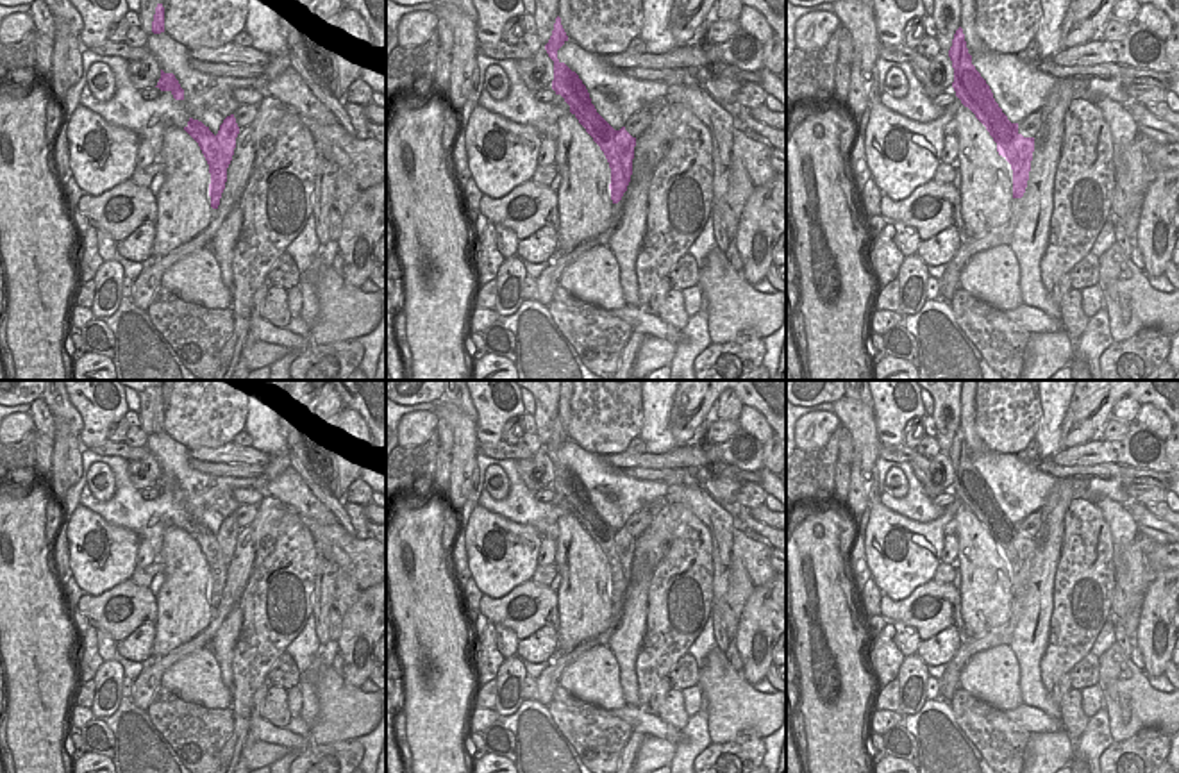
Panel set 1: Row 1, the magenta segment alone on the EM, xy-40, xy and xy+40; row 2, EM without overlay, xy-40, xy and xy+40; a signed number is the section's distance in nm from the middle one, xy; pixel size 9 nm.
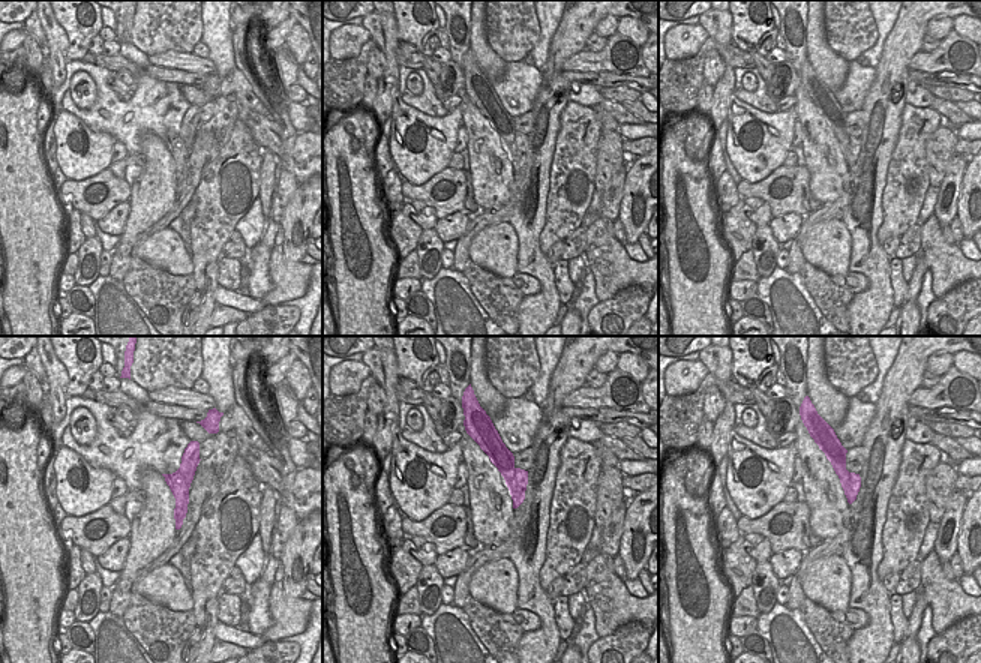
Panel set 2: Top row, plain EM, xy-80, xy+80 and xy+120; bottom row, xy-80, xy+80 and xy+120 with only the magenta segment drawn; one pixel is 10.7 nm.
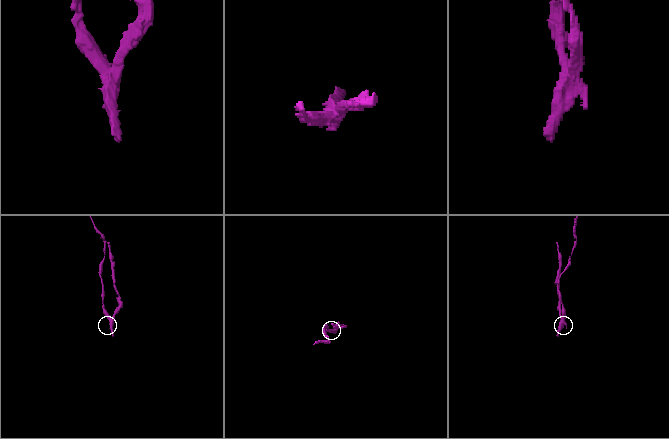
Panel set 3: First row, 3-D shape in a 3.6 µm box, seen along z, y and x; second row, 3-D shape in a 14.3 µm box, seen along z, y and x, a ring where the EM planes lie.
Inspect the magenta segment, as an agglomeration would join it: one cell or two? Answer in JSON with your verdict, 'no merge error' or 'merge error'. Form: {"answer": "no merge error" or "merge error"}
{"answer": "merge error"}

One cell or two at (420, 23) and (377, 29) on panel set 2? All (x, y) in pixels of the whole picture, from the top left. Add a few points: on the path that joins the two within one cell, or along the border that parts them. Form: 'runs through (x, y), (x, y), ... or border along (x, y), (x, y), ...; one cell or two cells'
border along (393, 15), (399, 45); two cells

